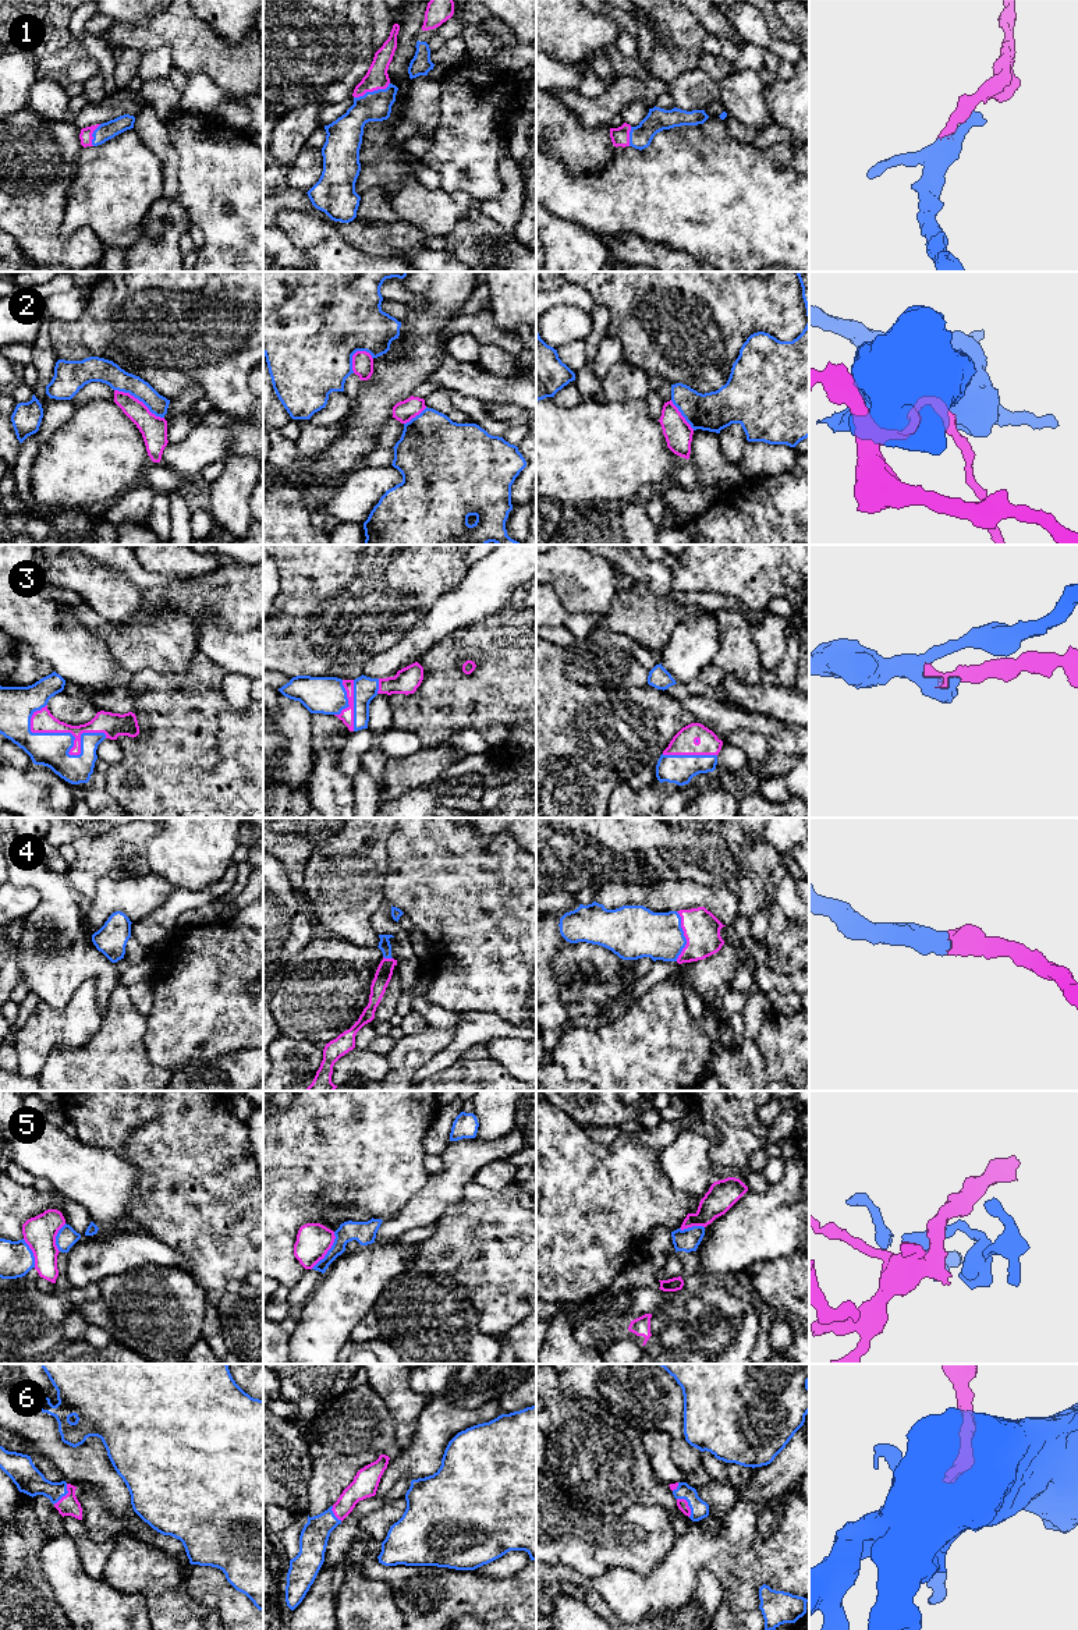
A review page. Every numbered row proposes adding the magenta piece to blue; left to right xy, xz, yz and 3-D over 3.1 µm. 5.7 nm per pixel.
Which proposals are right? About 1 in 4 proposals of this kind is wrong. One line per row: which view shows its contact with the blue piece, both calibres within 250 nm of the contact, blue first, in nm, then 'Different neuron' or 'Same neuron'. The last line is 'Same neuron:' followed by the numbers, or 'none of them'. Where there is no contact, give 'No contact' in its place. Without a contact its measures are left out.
1: Touches blue in xz. Thickness 180 nm (blue) against 130 nm. Same neuron
2: Touches blue in xy. Thickness 130 nm (blue) against 150 nm. Different neuron
3: Touches blue in xy. Thickness 200 nm (blue) against 130 nm. Same neuron
4: Touches blue in yz. Thickness 280 nm (blue) against 220 nm. Same neuron
5: Touches blue in xz. Thickness 130 nm (blue) against 200 nm. Different neuron
6: Touches blue in yz. Thickness 110 nm (blue) against 60 nm. Same neuron
Same neuron: 1, 3, 4, 6

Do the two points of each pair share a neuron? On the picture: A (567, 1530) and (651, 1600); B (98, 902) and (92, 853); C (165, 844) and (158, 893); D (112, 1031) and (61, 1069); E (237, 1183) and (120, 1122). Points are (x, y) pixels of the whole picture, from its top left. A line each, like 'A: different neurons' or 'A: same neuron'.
A: different neurons
B: different neurons
C: different neurons
D: same neuron
E: same neuron

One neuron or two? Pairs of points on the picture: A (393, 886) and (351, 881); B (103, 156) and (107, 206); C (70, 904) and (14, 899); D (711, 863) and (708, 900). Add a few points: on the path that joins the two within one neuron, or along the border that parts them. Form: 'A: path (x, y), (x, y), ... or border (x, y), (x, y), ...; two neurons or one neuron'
A: border (387, 853), (383, 883), (385, 902); two neurons
B: path (103, 169), (107, 176), (107, 194); one neuron
C: border (14, 885), (38, 895), (38, 904), (24, 921); two neurons
D: border (677, 879), (723, 886), (734, 896), (737, 904); two neurons

